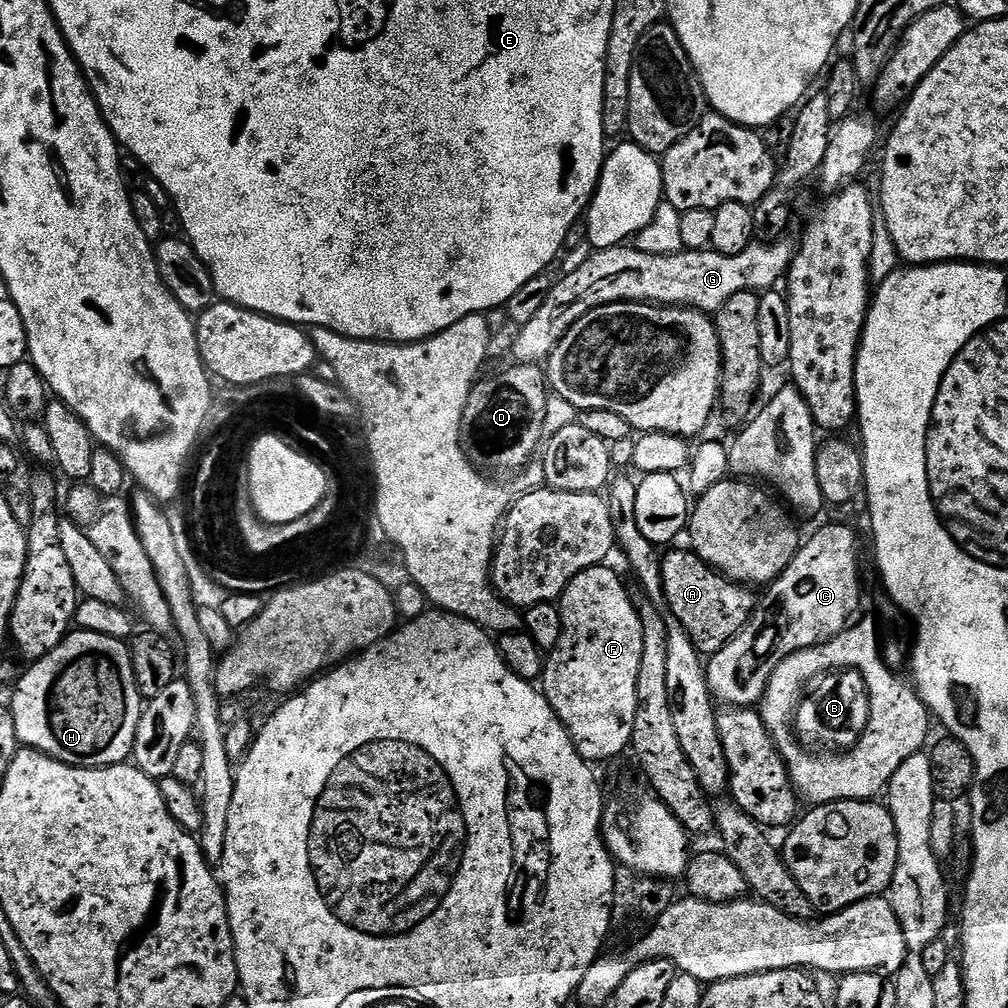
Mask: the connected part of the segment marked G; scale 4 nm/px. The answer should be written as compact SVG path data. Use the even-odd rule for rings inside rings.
M785 238L775 240L772 244L762 244L753 242L742 254L727 256L715 250L687 251L671 253L669 256L659 256L658 254L642 253L636 246L619 246L610 249L593 251L586 257L573 272L565 274L561 280L557 279L550 290L550 298L546 298L546 306L530 318L519 329L516 341L512 344L512 360L517 364L539 364L543 365L552 351L562 342L562 338L590 310L601 308L607 304L622 304L625 302L639 302L642 304L655 304L657 306L667 306L669 308L695 308L697 312L714 314L734 294L743 292L754 292L763 294L775 289L776 284L785 279L789 266L792 265L794 255L794 244L791 239Z

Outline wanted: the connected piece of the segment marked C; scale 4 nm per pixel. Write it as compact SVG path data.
M828 524L818 529L809 540L807 537L803 541L790 566L786 566L784 573L767 585L765 592L768 593L762 596L762 606L753 612L748 627L707 661L708 689L712 691L712 699L721 705L730 708L752 708L759 705L766 694L770 674L774 674L776 667L790 658L790 654L824 644L853 623L854 617L861 611L860 552L856 549L855 534L844 524Z

